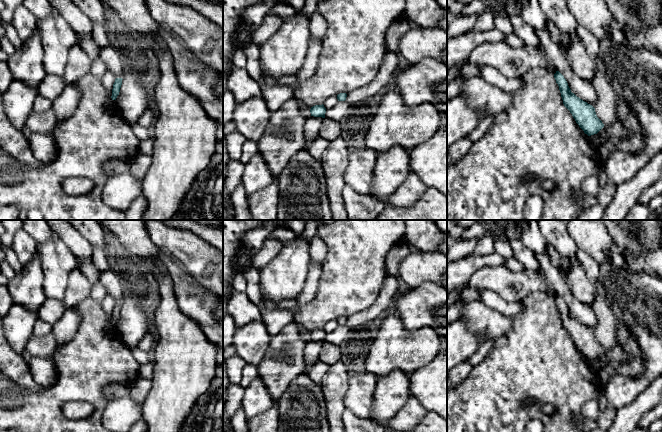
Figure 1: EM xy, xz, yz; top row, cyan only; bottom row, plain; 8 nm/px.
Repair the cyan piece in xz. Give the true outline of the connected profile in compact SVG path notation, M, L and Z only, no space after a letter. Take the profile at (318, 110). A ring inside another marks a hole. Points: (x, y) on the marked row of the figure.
M315 105L310 109L311 116L325 118L326 108L324 105Z

